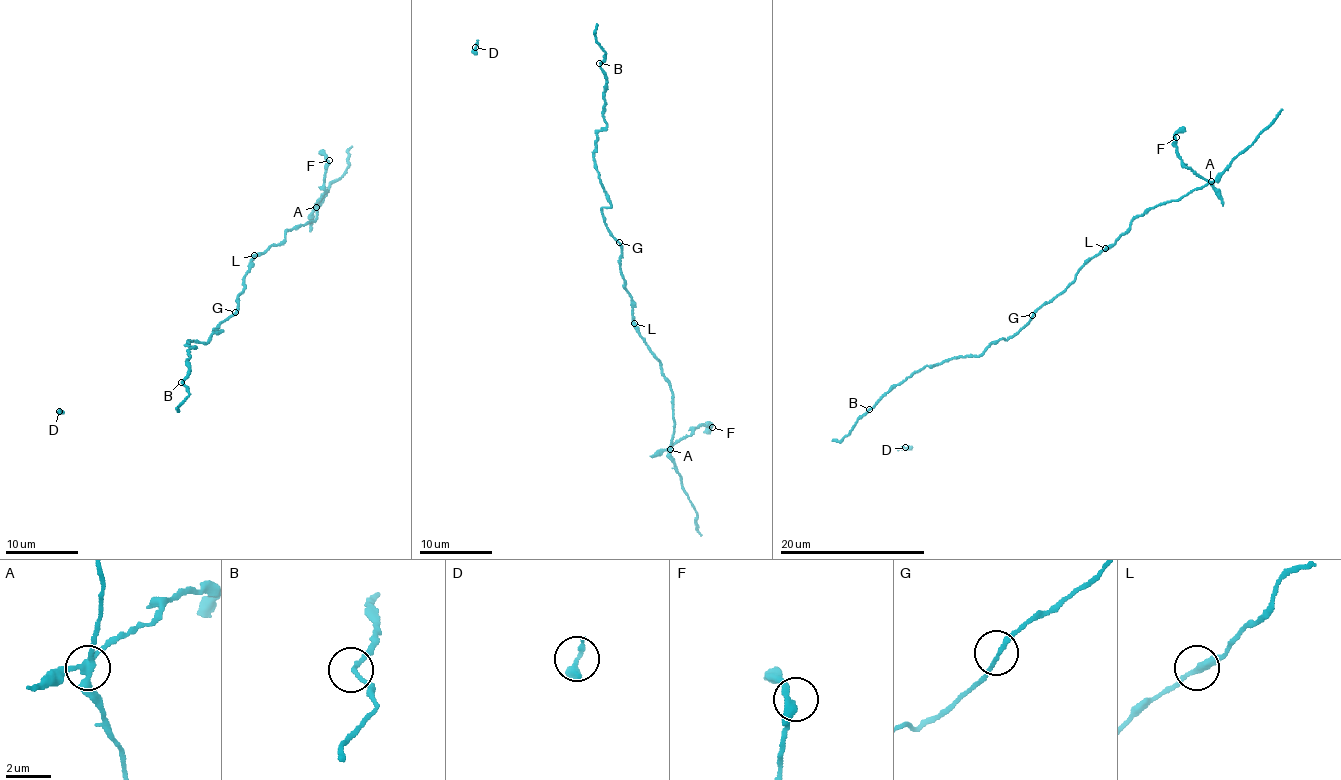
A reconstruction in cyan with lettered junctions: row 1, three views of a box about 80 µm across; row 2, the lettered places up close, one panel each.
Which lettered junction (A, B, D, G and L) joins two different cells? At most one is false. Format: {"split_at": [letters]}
{"split_at": ["A"]}

